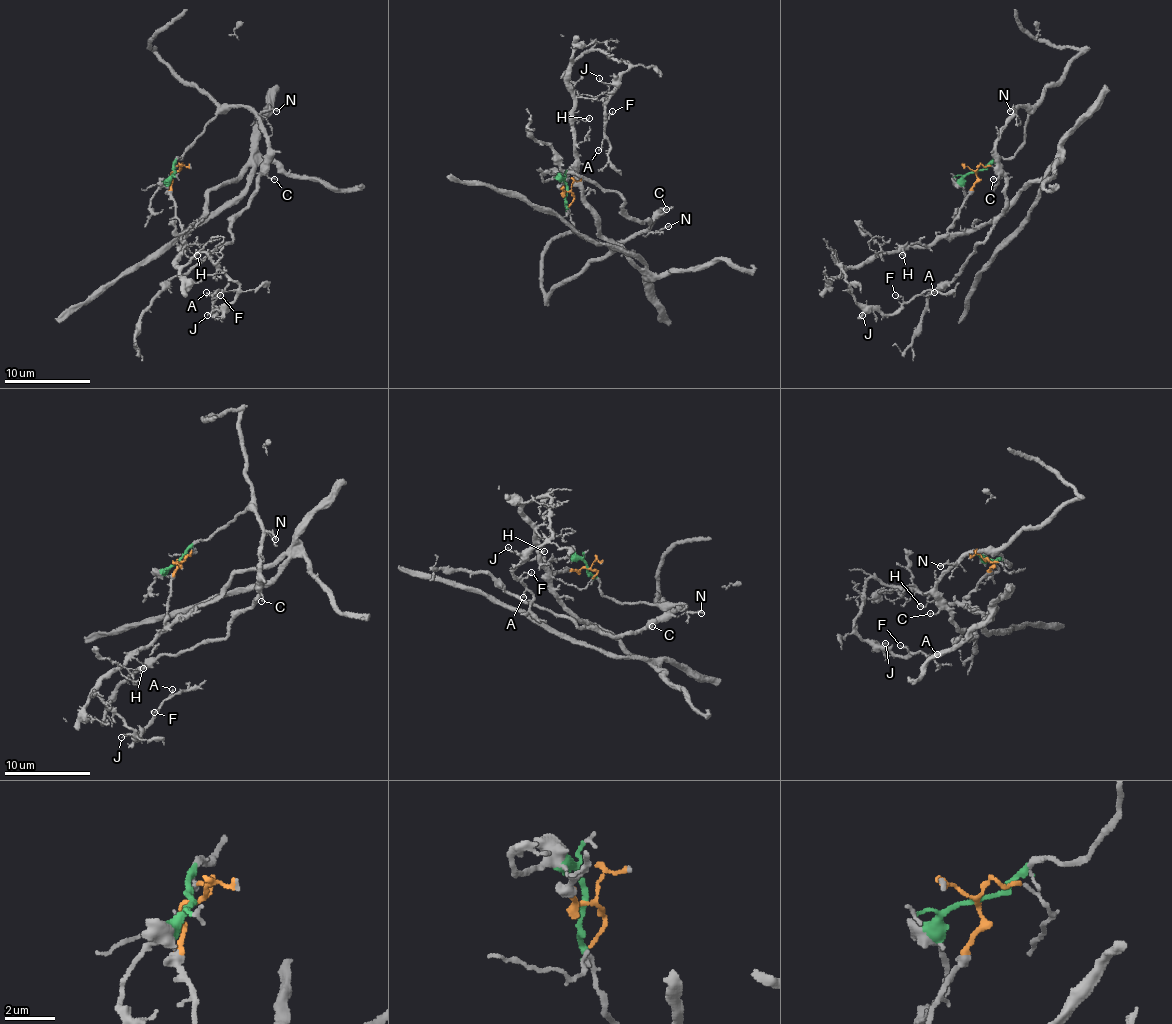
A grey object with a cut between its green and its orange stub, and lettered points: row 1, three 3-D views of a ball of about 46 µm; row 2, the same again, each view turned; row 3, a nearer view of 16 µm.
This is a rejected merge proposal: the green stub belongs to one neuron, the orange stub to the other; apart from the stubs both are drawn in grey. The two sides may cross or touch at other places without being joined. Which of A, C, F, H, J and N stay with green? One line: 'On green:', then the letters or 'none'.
On green: C, N

